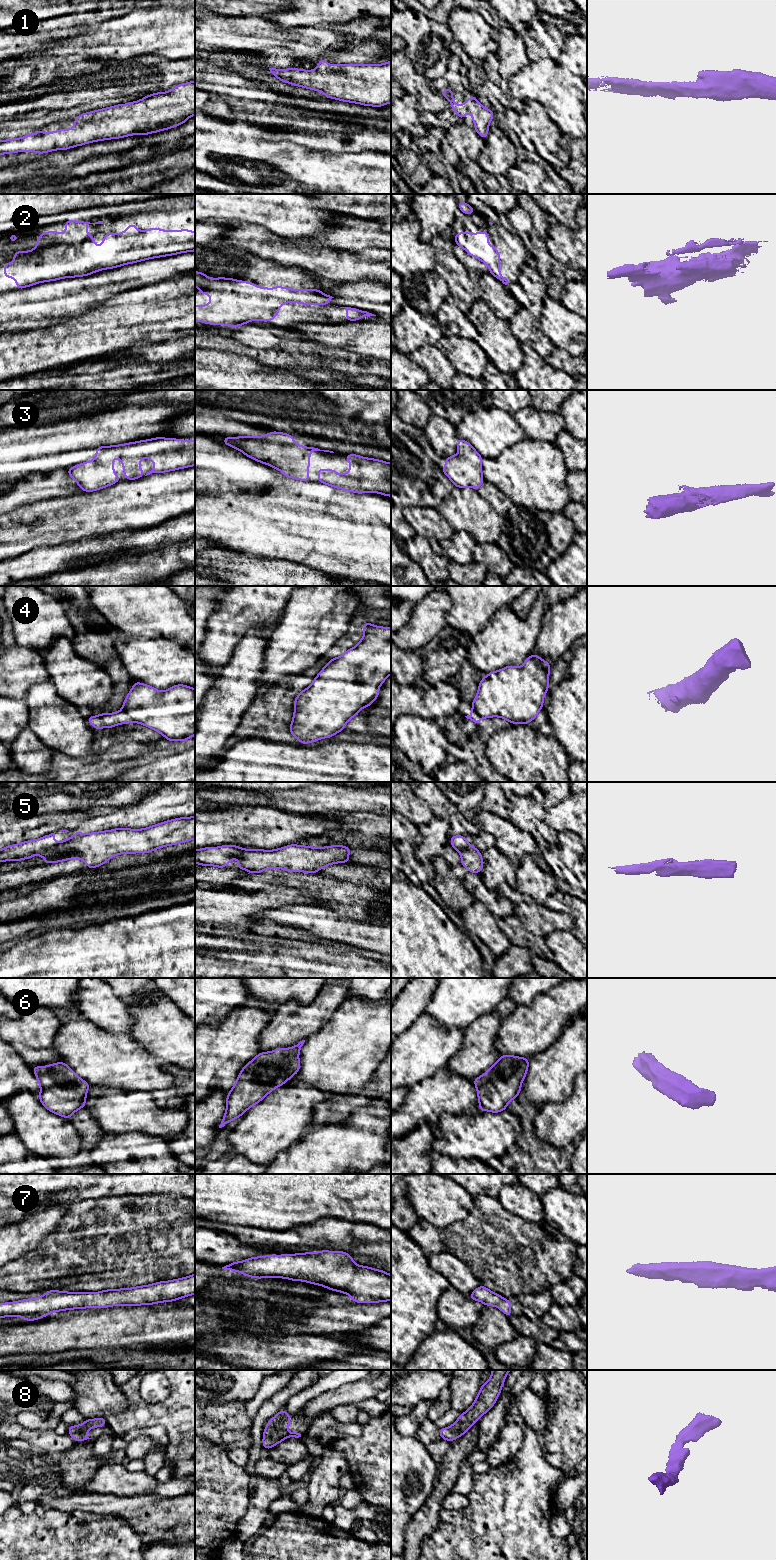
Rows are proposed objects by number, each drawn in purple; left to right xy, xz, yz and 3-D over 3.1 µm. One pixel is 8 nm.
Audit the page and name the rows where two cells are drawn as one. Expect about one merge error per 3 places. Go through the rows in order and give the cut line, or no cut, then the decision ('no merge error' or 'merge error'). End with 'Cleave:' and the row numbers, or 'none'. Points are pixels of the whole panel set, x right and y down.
1: no cut; no merge error
2: no cut; no merge error
3: no cut; no merge error
4: no cut; no merge error
5: no cut; no merge error
6: no cut; no merge error
7: no cut; no merge error
8: no cut; no merge error
Cleave: none

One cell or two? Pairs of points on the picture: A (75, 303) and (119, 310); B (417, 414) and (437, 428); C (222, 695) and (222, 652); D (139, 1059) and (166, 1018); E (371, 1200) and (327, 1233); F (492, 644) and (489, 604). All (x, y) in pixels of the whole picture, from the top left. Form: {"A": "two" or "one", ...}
{"A": "two", "B": "two", "C": "two", "D": "two", "E": "two", "F": "two"}

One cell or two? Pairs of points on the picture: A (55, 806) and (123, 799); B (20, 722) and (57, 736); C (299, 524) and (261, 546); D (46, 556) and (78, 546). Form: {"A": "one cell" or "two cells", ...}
{"A": "one cell", "B": "two cells", "C": "one cell", "D": "one cell"}

